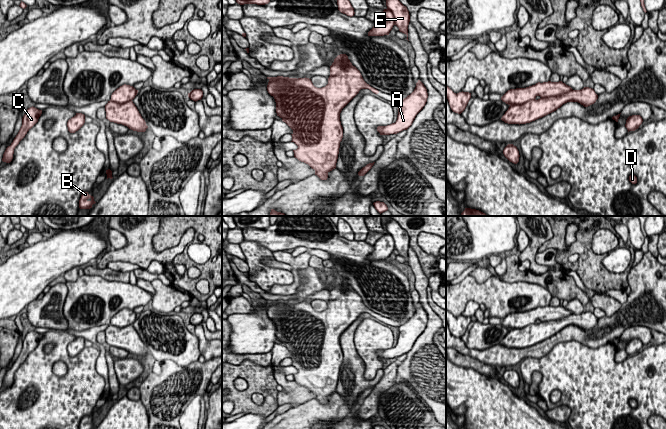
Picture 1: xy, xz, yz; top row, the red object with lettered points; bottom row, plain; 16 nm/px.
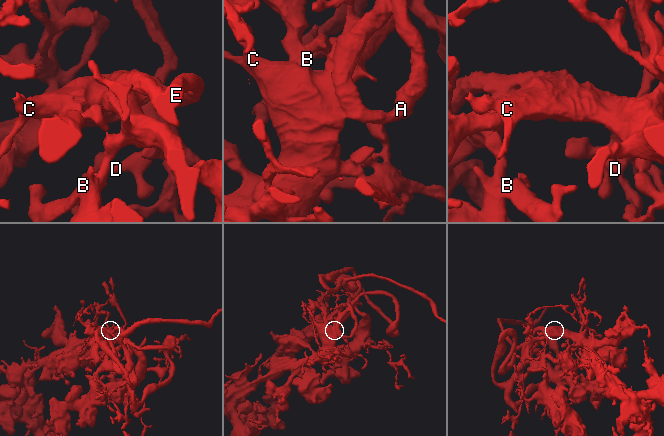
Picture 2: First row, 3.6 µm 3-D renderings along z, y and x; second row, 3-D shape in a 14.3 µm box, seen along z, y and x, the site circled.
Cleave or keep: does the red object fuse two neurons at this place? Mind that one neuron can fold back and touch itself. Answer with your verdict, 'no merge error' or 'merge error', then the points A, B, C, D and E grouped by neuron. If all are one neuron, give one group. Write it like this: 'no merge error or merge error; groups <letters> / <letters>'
no merge error; groups A B C D E

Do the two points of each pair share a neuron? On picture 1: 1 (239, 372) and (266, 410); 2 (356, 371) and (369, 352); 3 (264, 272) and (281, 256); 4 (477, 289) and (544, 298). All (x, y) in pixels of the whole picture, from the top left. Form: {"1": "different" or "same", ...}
{"1": "same", "2": "different", "3": "different", "4": "same"}

